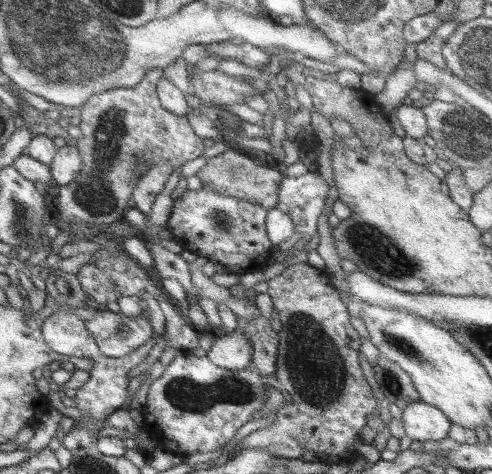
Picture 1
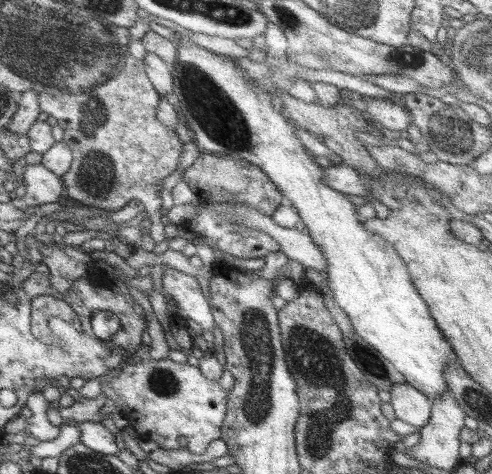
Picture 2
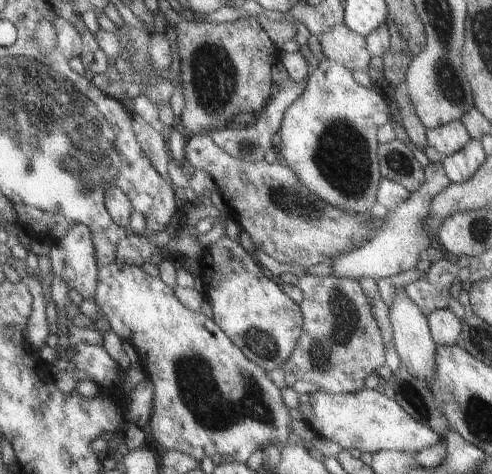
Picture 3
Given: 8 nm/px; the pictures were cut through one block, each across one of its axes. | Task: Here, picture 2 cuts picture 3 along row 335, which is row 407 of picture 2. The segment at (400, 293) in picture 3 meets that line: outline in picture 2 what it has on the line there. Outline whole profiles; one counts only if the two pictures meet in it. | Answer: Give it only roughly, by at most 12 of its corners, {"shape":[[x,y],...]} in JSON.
{"shape":[[407,384],[389,388],[395,418],[415,428],[429,422],[431,400]]}

